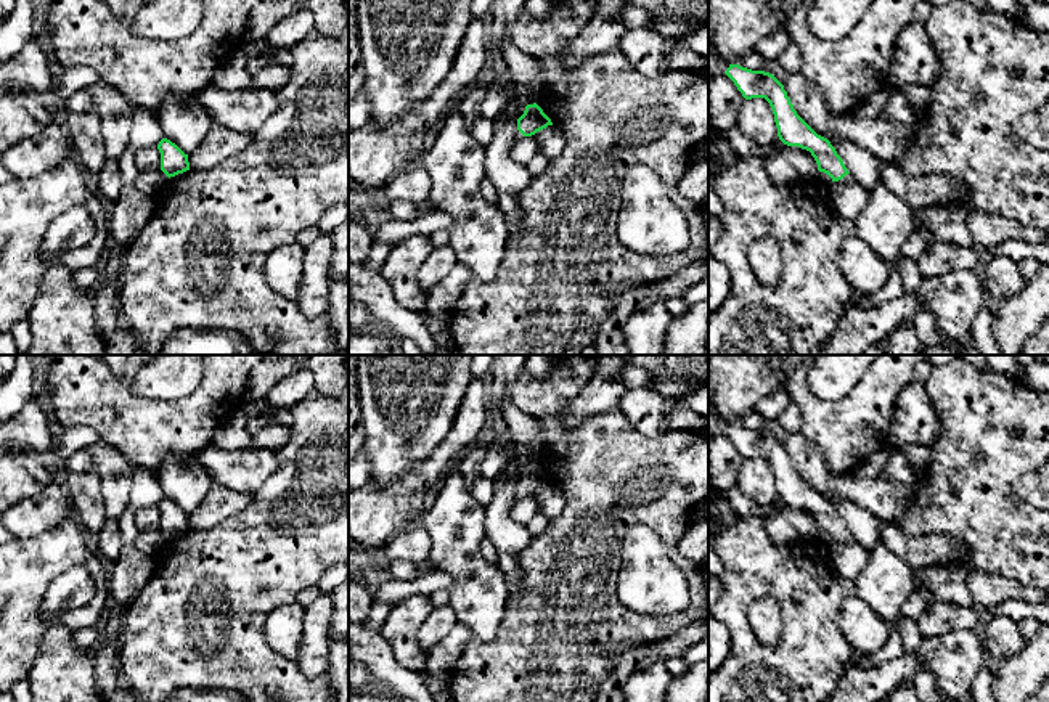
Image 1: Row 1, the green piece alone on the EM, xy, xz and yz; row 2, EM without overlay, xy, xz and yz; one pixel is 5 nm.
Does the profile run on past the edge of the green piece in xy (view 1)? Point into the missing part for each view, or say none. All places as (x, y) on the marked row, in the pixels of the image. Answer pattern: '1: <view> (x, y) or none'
1: none

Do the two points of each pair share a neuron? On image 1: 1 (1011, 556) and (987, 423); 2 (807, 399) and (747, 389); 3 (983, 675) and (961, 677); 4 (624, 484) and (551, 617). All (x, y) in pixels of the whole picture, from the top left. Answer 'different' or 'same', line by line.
1: same
2: different
3: different
4: same

